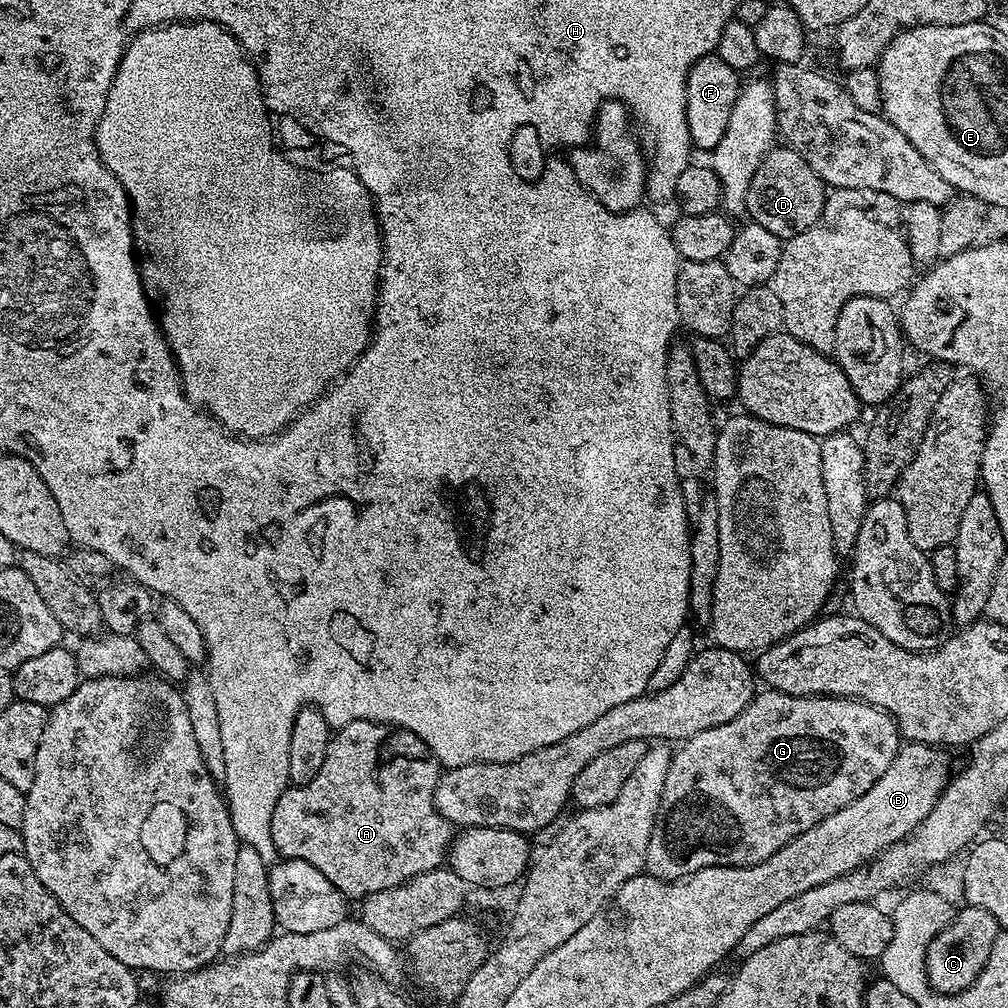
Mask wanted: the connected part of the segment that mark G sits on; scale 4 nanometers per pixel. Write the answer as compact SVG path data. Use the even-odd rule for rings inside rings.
M757 691L753 695L752 701L746 706L746 710L742 710L742 714L738 714L738 718L722 726L702 730L702 734L694 734L675 749L670 770L666 774L666 786L662 786L662 802L658 806L654 830L650 834L650 846L644 863L647 875L657 876L660 880L681 880L683 876L703 868L714 866L741 868L766 862L766 858L782 850L782 846L786 846L795 836L801 836L842 806L866 794L866 790L870 790L870 786L874 786L874 782L882 778L886 766L894 762L902 743L900 729L897 728L895 720L876 705L846 696L791 696L785 692L763 691Z

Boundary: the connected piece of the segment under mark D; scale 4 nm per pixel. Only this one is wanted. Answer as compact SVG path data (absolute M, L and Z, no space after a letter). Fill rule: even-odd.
M791 146L780 147L770 149L766 158L762 158L762 166L754 170L754 178L750 178L750 190L746 190L746 212L751 223L766 226L770 234L783 242L821 223L826 185L802 154Z

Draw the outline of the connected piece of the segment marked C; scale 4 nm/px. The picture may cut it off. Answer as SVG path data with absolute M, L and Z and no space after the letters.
M964 906L930 942L926 958L928 985L942 994L954 994L969 988L986 966L994 938L998 938L1000 932L998 922L994 922L994 917L986 910Z

